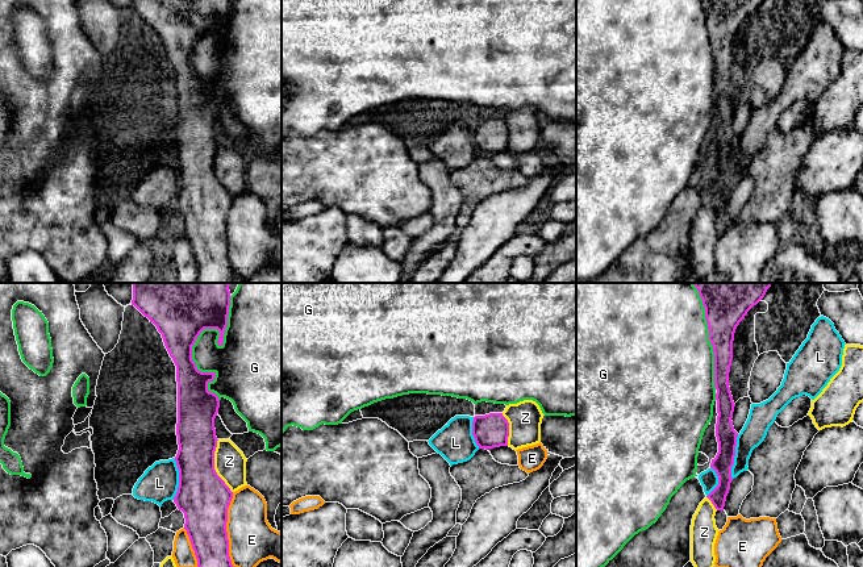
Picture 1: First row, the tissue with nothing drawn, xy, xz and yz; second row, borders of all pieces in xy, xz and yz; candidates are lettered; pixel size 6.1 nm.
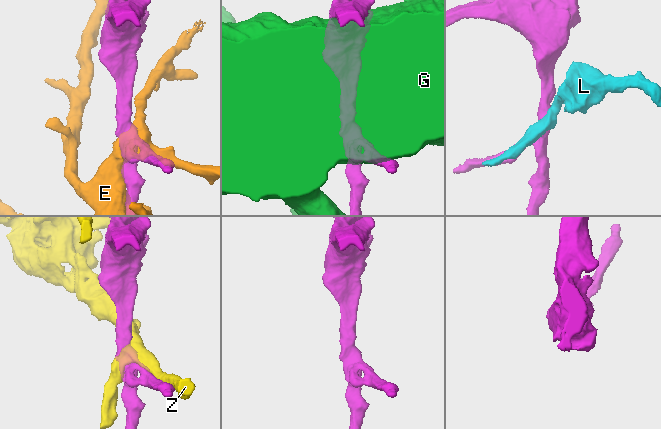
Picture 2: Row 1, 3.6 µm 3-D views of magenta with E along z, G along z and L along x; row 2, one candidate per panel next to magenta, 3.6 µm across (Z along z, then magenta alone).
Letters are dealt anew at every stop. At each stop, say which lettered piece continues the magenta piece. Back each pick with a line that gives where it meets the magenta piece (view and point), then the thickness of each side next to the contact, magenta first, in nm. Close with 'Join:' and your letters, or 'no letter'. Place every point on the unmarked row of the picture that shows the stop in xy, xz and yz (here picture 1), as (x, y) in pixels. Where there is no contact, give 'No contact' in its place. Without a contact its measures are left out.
Join: no letter

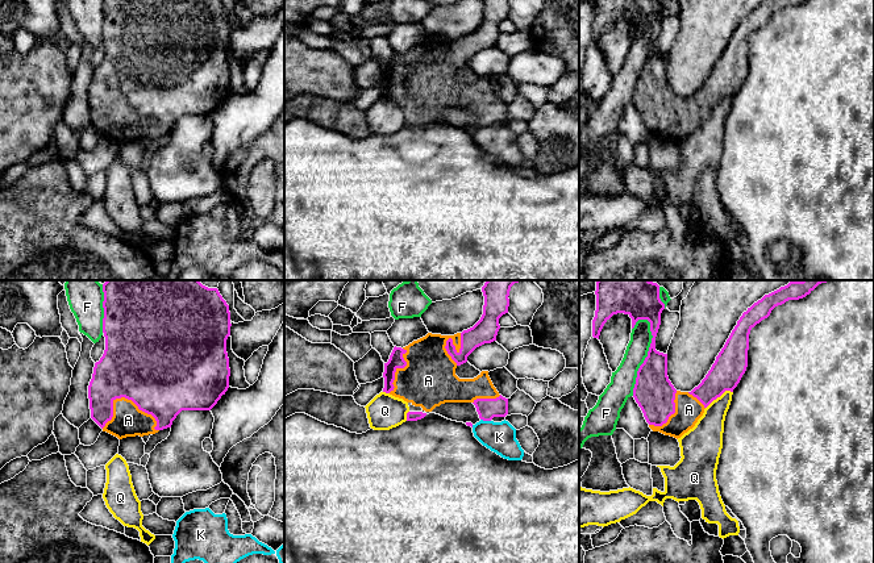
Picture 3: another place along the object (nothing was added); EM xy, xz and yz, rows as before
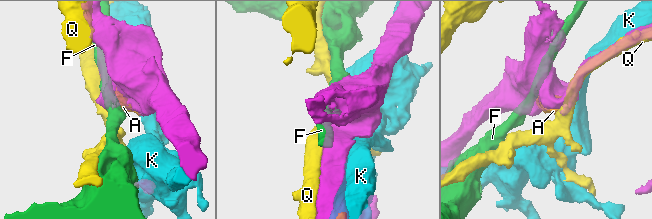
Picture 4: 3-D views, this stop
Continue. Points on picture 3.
A: Touches magenta at xy (128, 104). Thickness 500 nm (magenta) against 190 nm
Join: A

